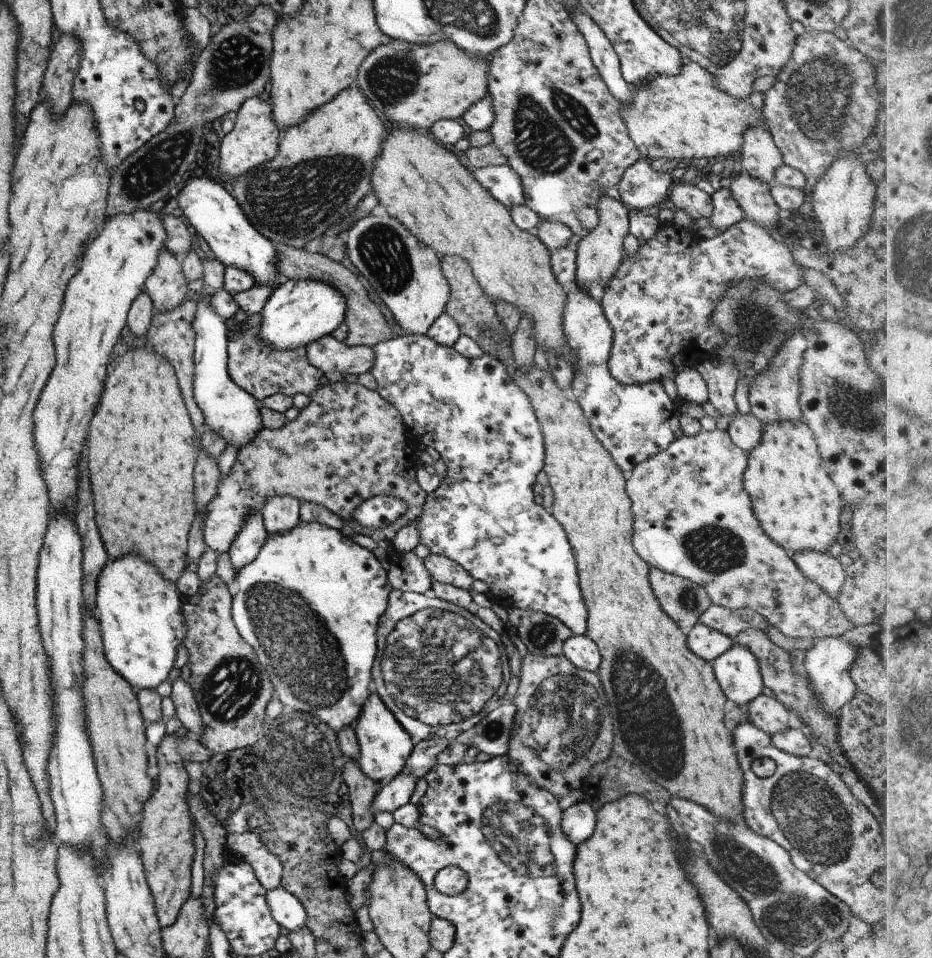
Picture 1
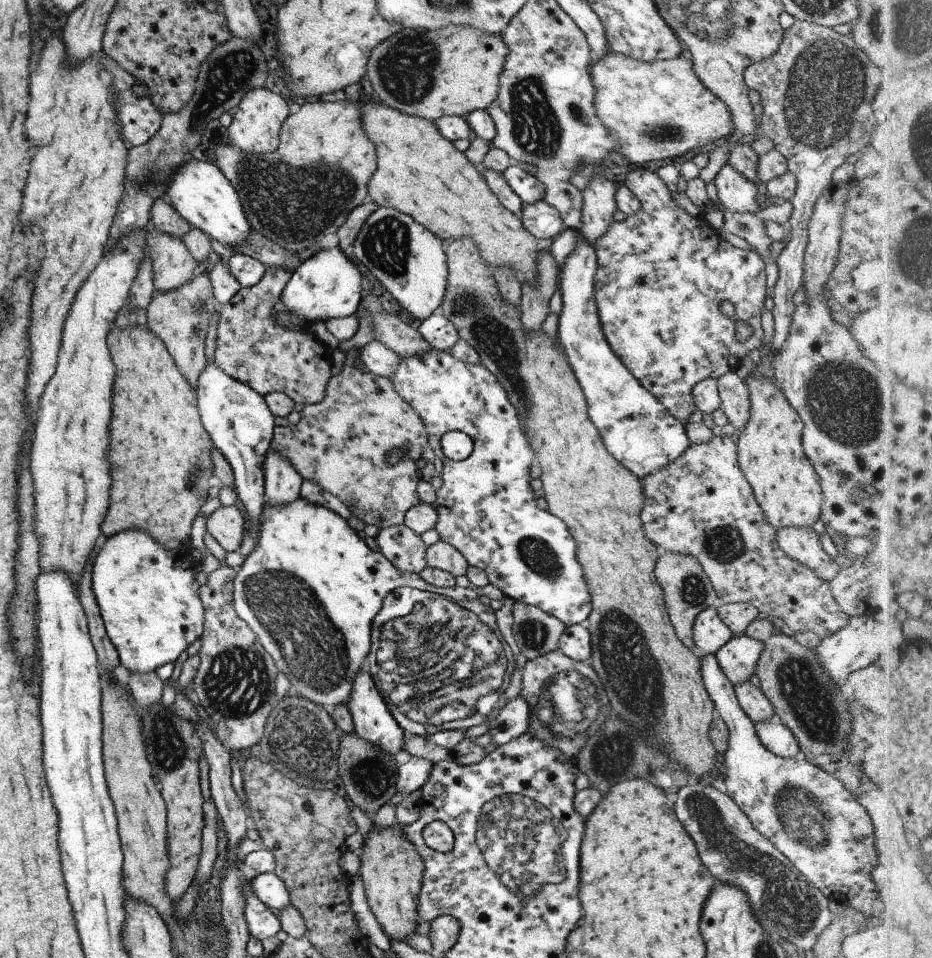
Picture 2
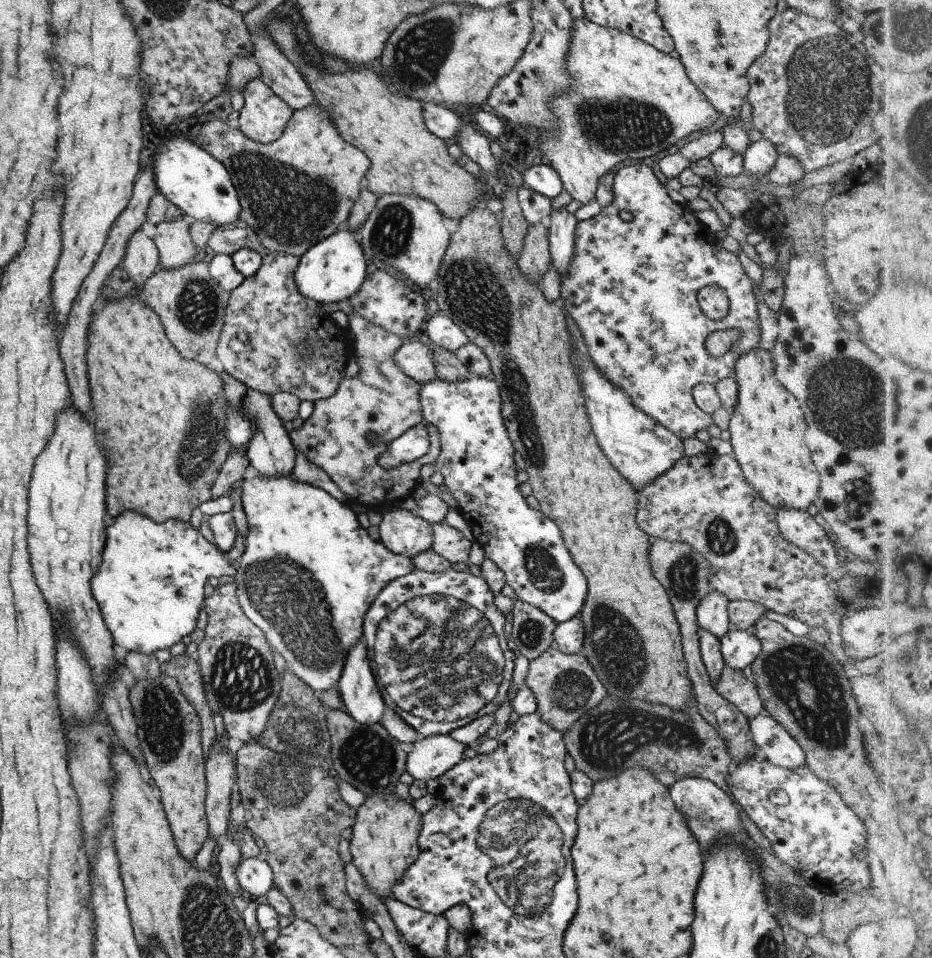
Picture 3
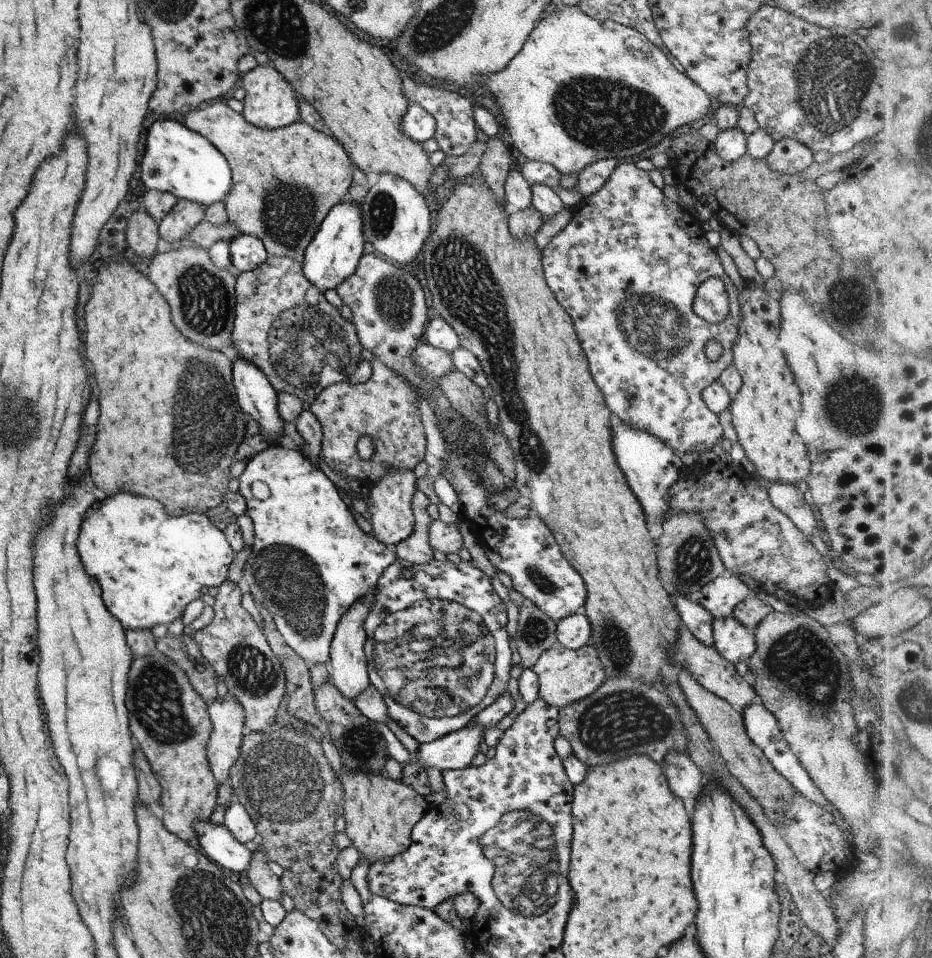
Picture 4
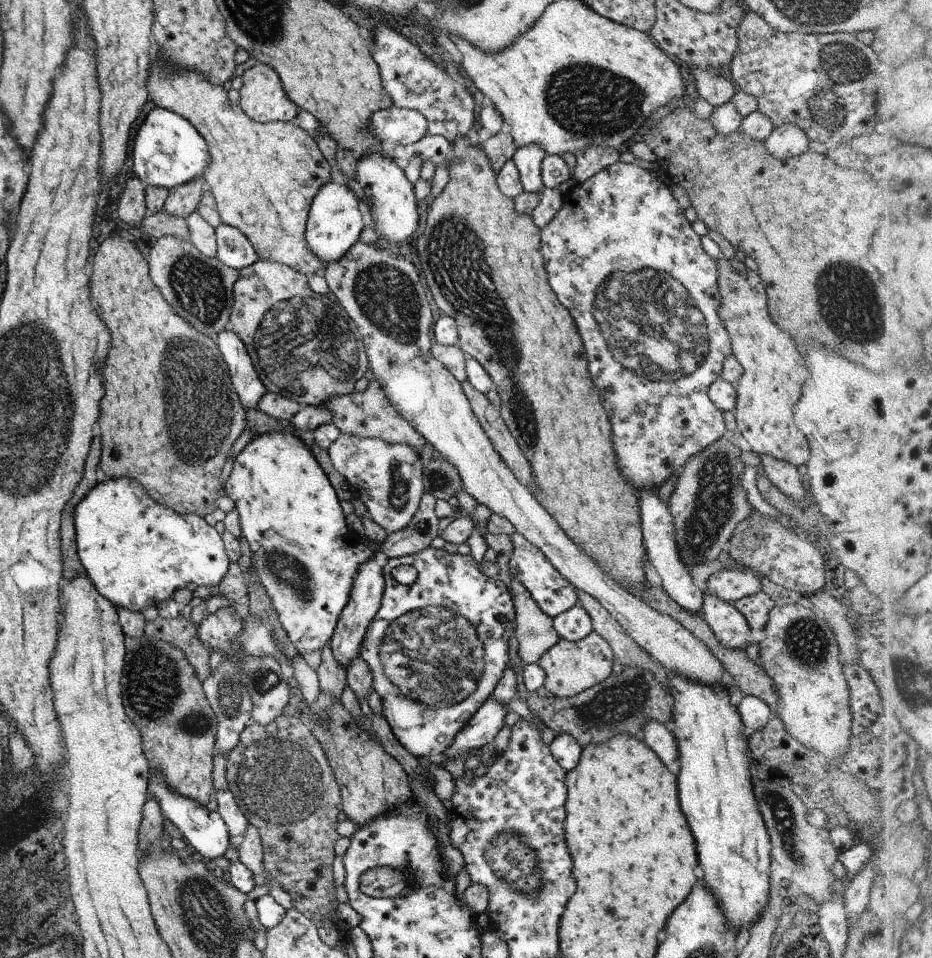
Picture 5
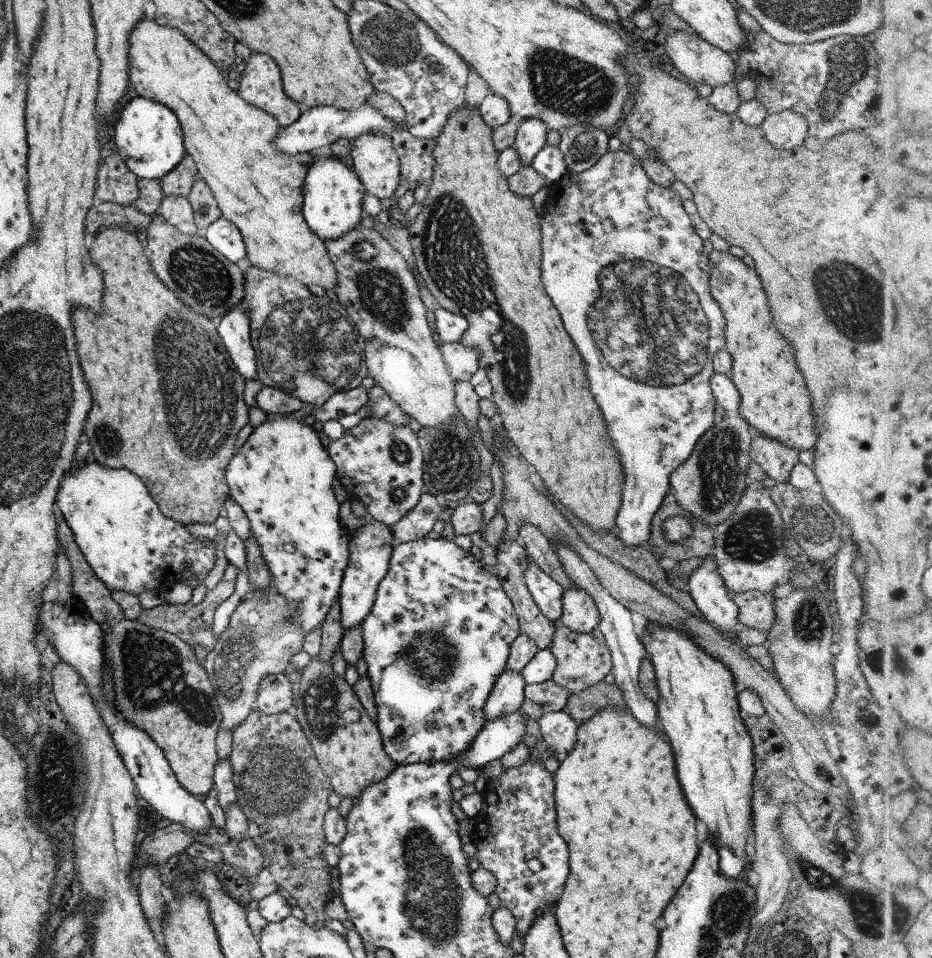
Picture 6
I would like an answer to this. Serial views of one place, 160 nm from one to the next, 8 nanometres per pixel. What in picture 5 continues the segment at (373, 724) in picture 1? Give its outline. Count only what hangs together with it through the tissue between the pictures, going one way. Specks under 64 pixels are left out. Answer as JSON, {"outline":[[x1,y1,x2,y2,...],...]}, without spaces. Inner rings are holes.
{"outline":[[374,556,362,562,357,569,356,575,353,577,351,590,348,594,347,602,339,613,336,625,334,626,329,644,333,658,343,668,349,664,358,655,359,647,367,630,367,626,371,622,373,616,377,612,380,605,384,587,384,578,382,568,375,562]]}

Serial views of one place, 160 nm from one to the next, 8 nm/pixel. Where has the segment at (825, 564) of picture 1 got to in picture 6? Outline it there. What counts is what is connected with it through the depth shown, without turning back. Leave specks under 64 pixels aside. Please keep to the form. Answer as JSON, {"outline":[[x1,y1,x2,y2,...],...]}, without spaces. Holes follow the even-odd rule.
{"outline":[[752,432,750,440,750,460,758,464,767,477,775,482,785,483,788,472,797,463,797,451,778,440]]}

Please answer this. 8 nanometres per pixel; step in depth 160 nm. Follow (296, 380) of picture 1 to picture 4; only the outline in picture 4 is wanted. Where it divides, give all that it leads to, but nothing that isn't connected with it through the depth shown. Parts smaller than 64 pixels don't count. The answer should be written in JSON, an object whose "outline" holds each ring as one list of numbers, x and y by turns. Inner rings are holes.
{"outline":[[267,255,264,258,264,261,253,270,243,271,236,274,234,280,234,295,236,301,230,339,232,347,236,350,236,357,241,357,243,360,246,360,248,363,255,366,256,369,259,369,276,393,289,393,296,396,301,402,307,402,310,404,322,388,335,383,348,382,347,374,345,374,345,372,339,372,339,374,337,374,333,368,323,366,319,372,315,372,315,374,319,374,319,376,323,378,323,380,321,380,321,384,317,384,317,386,293,386,293,380,291,380,291,386,289,386,287,382,283,382,283,380,273,372,273,368,271,368,271,364,269,364,269,354,267,354,267,330,269,330,271,322,277,318,277,314,279,314,281,310,291,308,291,306,301,306,301,304,307,304,307,306,311,304,311,306,313,306,313,304,317,304,317,302,319,302,319,298,321,298,322,295,318,288,313,286,313,284,303,276,301,264,287,257]]}

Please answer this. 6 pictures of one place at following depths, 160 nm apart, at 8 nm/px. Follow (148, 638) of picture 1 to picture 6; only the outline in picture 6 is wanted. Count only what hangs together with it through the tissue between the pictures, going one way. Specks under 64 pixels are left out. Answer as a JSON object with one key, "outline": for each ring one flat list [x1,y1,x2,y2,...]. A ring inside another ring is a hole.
{"outline":[[97,462,83,463,79,468,74,466,71,472,65,474,63,482,59,482,55,506,71,529,75,544,87,564,109,592,125,591,137,596,143,589,163,588,173,574,176,574,173,582,178,582,183,570,192,570,195,578,201,582,215,562,215,540,210,543,194,539,186,526,163,516,149,496,146,484,125,469,105,468]]}

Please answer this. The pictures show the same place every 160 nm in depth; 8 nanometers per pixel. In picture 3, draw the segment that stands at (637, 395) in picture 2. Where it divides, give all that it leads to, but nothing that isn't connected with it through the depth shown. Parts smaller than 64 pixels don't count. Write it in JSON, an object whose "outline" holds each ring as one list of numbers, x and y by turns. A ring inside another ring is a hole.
{"outline":[[562,207,549,212,547,224,547,239,549,240,549,255,551,264,563,278,567,264,571,262,571,254,575,254,575,224,577,220],[565,313,565,326,571,338,571,364,577,370,577,378,581,385,581,392,585,398,585,410,587,410,587,418,593,434,599,442,599,448,603,450,603,454,609,463,623,478,636,490,643,489,645,484,649,484,657,476,664,474,684,455,682,441,673,434,668,432,665,426,661,426,648,418,645,412,641,412,631,398,623,392,623,388,613,386,607,378,603,378,603,374,593,366,587,350,585,350,585,342,581,338,579,326,571,320,571,316]]}

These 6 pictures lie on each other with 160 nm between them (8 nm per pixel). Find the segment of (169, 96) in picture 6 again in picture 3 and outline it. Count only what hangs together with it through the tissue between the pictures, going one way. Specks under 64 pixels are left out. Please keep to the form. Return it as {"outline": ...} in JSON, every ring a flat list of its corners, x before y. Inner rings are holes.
{"outline":[[315,103,293,111,281,136,271,144,253,142,238,129,229,128,224,119,212,116,201,124,197,145,227,170,239,200,239,222,254,230,263,249,266,252,285,252,299,257,344,225,370,166,367,156,339,136,339,130,335,130,325,110,321,110]]}

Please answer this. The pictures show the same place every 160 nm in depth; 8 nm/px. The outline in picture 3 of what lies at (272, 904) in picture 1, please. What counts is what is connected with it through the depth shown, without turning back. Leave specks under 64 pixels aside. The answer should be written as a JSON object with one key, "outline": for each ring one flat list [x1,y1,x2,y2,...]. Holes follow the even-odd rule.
{"outline":[[243,858,235,866,235,878,253,900,264,901,265,894,274,887,272,873,263,858]]}

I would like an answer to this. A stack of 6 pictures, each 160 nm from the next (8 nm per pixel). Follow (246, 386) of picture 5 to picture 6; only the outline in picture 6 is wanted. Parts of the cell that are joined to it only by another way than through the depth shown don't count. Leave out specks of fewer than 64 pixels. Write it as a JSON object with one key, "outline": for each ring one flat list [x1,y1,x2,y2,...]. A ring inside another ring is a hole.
{"outline":[[240,306,231,308,215,328,239,378,243,378,244,383,255,380,255,352,250,344,247,314]]}

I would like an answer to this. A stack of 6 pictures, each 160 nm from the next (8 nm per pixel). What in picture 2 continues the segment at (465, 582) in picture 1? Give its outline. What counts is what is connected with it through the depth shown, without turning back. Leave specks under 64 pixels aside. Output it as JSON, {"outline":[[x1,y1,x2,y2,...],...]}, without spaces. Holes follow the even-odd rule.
{"outline":[[439,540,426,547,424,559,427,566,444,570,454,577,465,575,468,565,468,562,456,548]]}

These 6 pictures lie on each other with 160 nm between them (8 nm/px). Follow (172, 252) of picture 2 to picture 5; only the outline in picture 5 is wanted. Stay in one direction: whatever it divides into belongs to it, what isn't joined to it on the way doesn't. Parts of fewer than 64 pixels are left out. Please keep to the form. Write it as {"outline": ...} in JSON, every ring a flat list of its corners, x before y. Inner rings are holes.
{"outline":[[195,177,187,182,168,188,167,196,163,203,163,210,167,214,183,218,186,214,196,210,199,197,205,182,201,177]]}

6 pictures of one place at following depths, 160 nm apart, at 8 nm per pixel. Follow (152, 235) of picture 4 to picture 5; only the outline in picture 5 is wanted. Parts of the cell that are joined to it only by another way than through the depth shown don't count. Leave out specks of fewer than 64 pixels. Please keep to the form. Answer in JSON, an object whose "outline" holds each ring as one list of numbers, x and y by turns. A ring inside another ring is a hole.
{"outline":[[135,176,125,179,124,182,125,184,118,194,117,202,115,202,116,212,118,218,123,222,131,227,137,227,142,216,147,213,144,205,144,188,146,184]]}

